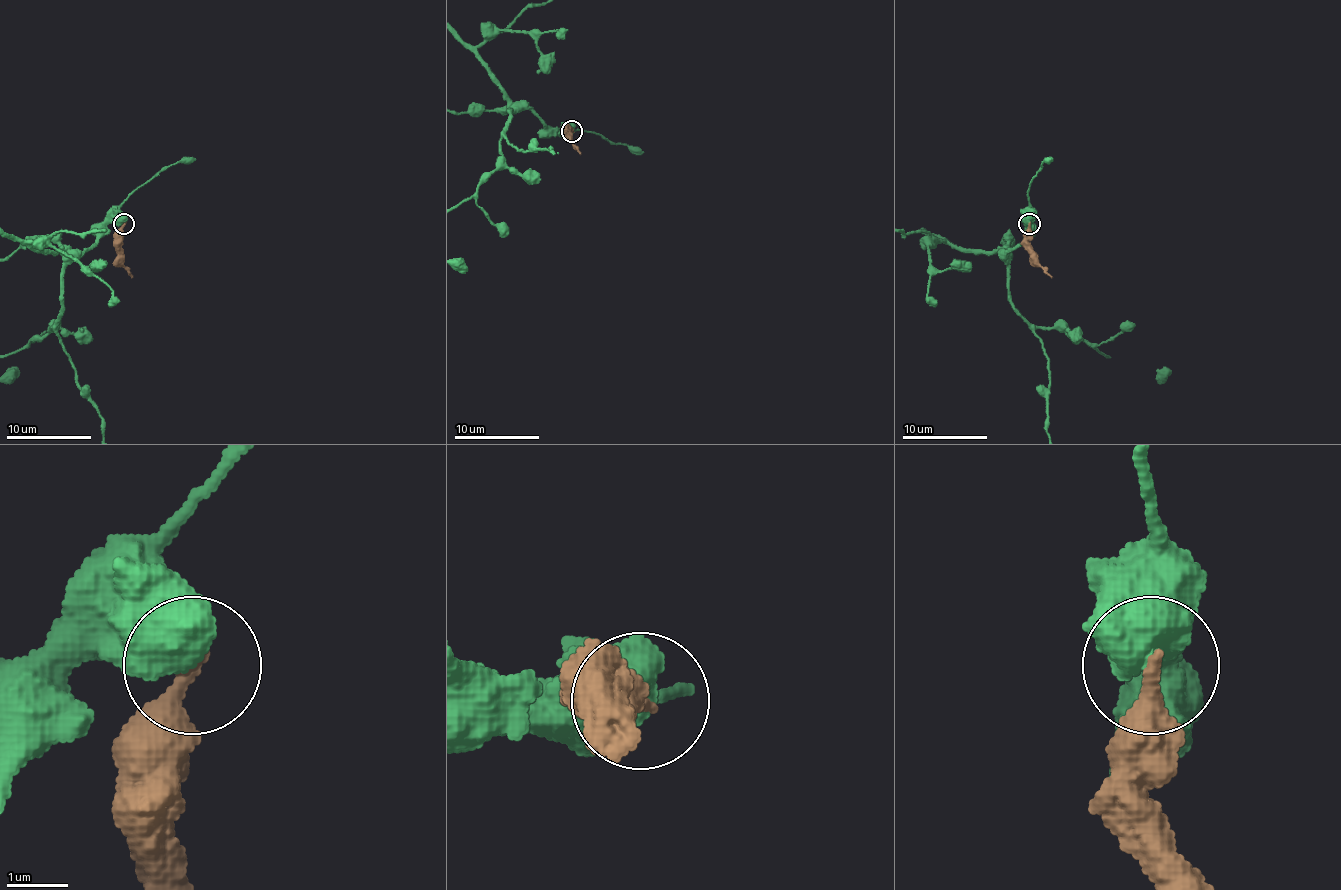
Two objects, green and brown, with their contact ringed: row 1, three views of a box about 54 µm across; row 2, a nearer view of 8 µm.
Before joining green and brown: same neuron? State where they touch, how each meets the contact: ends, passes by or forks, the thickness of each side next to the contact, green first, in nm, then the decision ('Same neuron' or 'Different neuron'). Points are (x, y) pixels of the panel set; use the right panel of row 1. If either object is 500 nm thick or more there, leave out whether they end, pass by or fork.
Place: (1029, 224). Thickness 750 nm (green) against 320 nm. Different neuron

